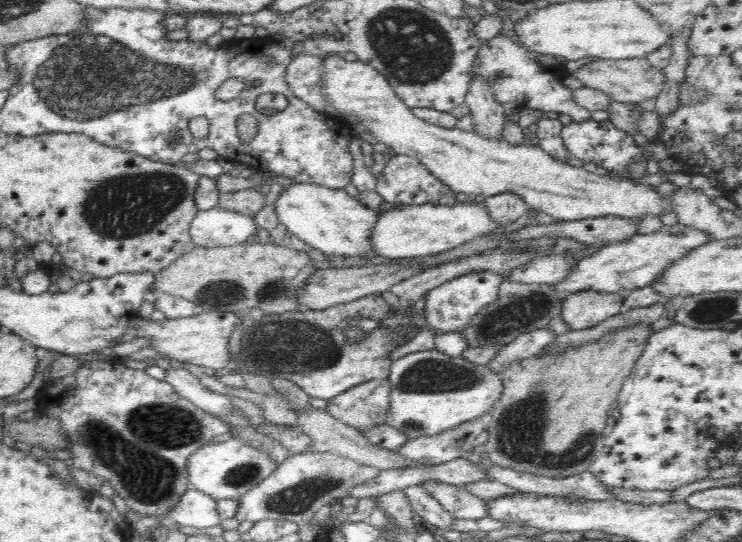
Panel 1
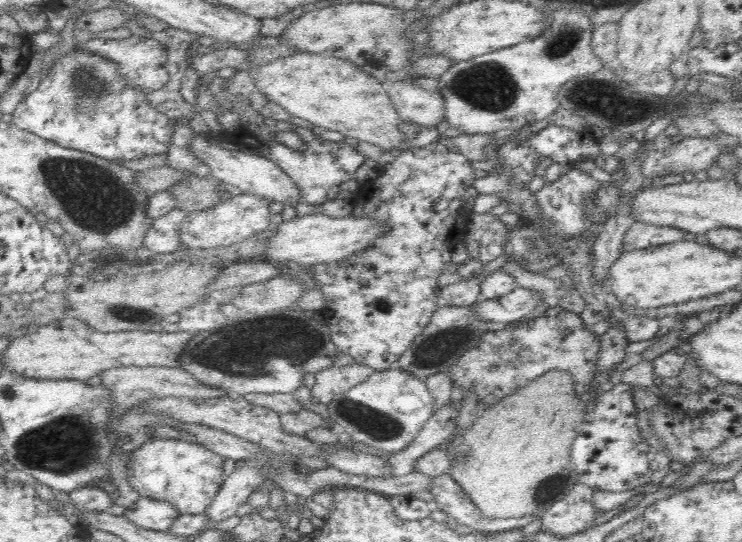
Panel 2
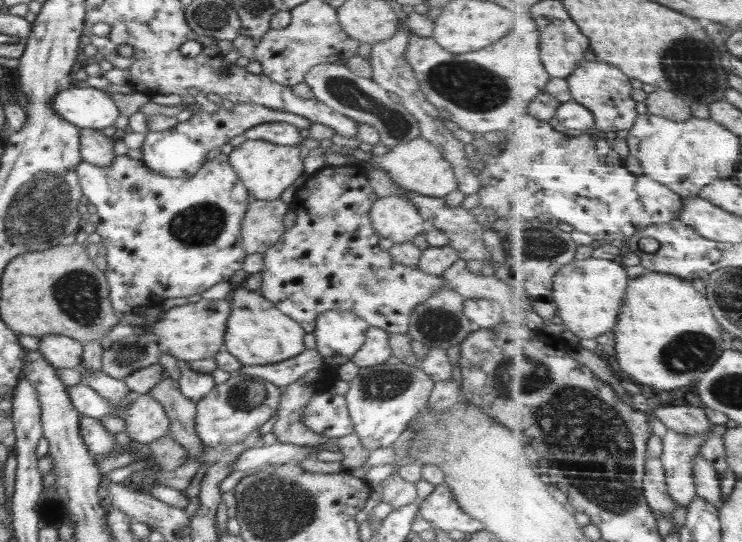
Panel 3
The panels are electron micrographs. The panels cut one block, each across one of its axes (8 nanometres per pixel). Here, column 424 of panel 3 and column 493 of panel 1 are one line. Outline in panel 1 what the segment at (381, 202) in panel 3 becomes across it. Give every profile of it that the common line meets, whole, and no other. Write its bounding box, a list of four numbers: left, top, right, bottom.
[372,198,498,259]

